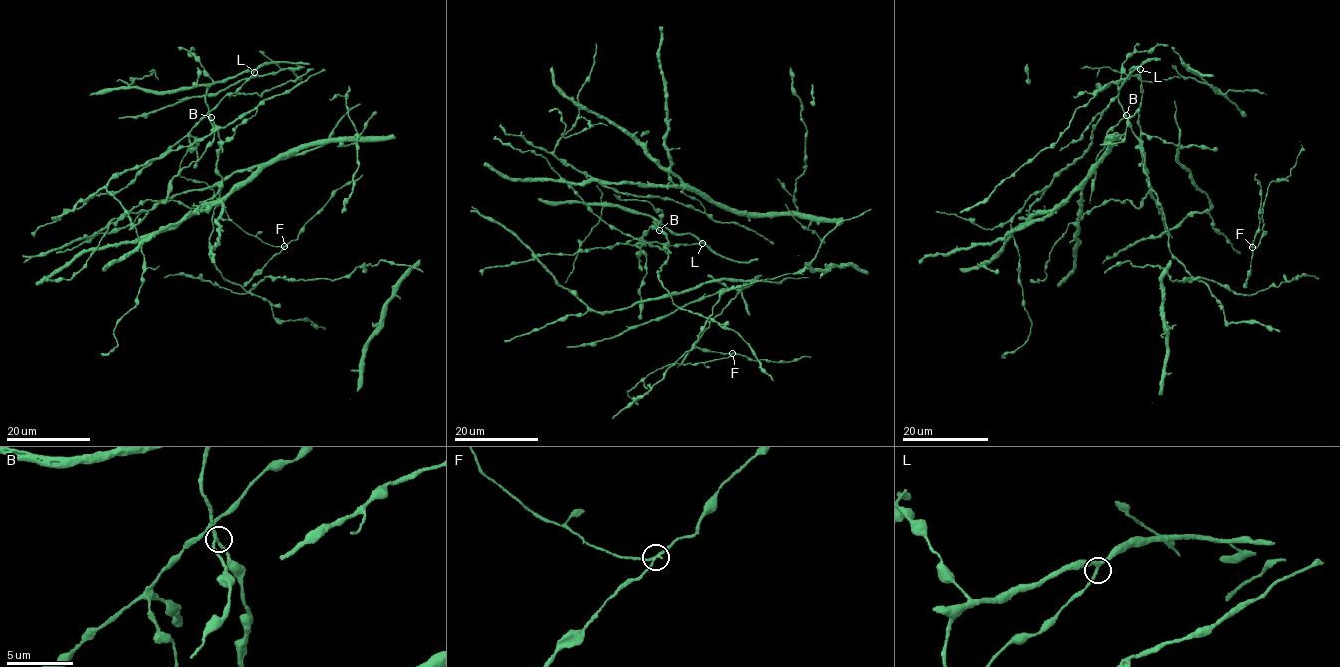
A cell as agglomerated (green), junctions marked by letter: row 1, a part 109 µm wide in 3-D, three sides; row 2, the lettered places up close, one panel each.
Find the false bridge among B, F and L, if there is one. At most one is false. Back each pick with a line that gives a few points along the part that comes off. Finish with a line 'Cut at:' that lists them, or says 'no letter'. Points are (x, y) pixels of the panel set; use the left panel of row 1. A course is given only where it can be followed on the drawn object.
F: Course of the part to remove: (284, 246), (269, 245), (245, 233), (230, 219), (214, 191), (204, 182), (179, 174), (191, 142)
Cut at: F

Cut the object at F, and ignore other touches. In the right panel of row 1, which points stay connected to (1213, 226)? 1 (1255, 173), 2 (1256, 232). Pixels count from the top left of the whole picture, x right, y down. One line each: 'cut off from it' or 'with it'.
1: with it
2: with it

